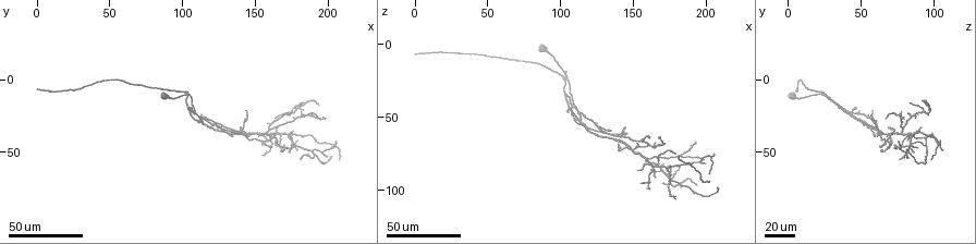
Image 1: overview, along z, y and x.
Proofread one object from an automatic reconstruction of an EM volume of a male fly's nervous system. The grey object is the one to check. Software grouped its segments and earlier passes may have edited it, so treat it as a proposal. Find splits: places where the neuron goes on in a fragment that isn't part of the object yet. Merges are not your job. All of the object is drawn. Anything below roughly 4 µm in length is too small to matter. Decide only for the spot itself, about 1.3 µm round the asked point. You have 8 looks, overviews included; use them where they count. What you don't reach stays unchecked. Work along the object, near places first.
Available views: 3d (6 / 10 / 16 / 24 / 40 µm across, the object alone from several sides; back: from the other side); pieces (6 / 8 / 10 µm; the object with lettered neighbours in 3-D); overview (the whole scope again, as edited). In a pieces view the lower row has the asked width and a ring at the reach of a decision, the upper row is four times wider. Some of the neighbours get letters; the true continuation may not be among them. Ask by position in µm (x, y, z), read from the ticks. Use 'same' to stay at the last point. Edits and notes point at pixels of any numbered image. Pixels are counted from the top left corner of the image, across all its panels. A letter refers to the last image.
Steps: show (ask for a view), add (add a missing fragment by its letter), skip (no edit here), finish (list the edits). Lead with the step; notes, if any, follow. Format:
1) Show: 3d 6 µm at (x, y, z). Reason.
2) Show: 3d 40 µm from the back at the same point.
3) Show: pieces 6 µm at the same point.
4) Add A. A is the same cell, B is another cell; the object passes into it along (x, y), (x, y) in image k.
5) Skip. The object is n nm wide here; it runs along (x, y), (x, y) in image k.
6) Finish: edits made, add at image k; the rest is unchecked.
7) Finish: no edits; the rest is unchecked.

Show: 3d 40 µm at (182, 56, 76). Branch stops here.

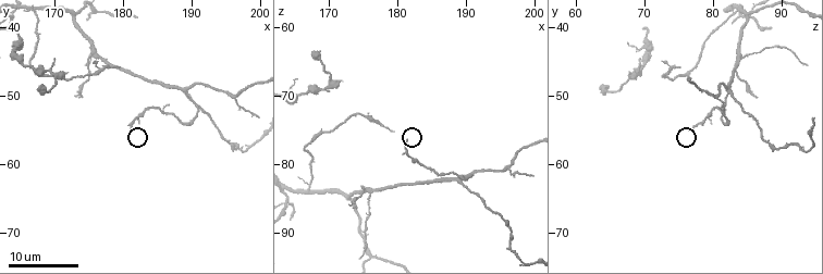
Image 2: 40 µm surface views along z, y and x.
Show: pieces 6 µm at (181.5, 54.5, 76.5).

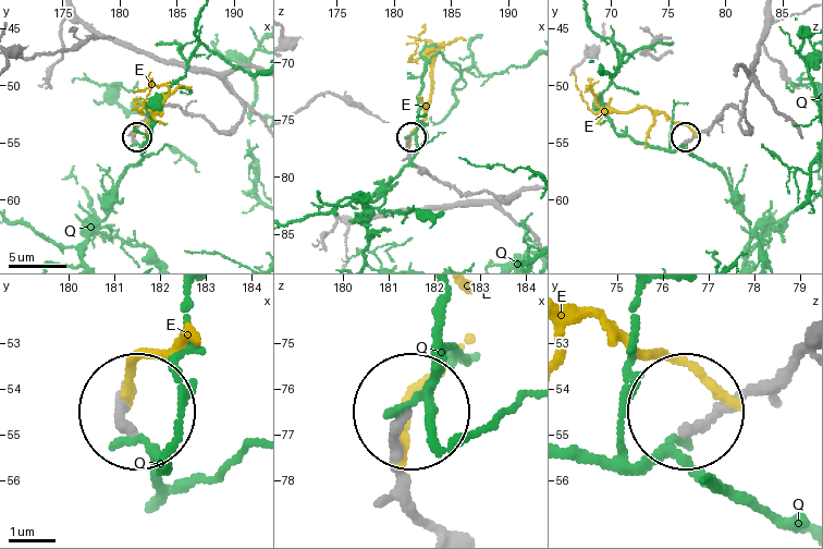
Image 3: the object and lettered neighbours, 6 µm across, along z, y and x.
Skip. E and Q are other cells; it runs along (798, 342), (686, 424) in image 3; none of them fits.

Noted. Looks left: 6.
Show: 3d 40 µm at (194, 28, 66). End of a long branch.

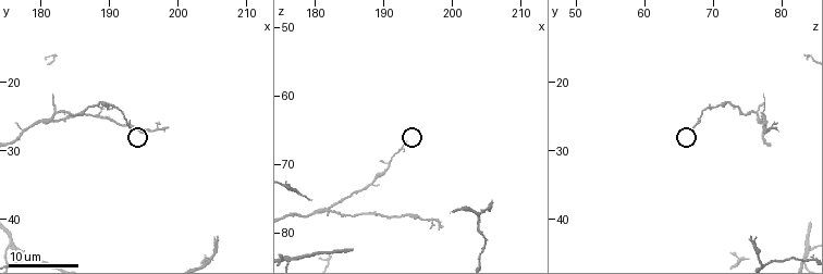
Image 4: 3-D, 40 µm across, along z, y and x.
Show: 3d 6 µm at (193.0, 27.0, 67.0).

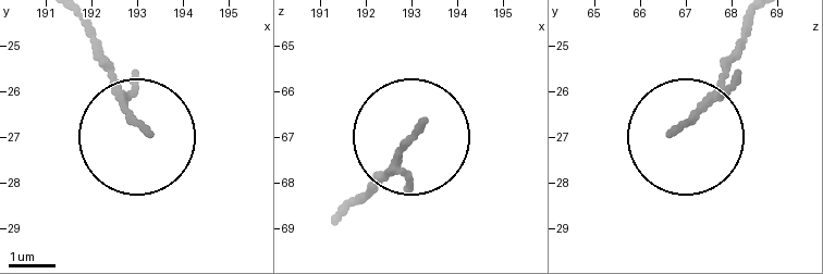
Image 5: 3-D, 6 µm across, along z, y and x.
Show: pieces 8 µm at (193.15, 26.85, 66.80).

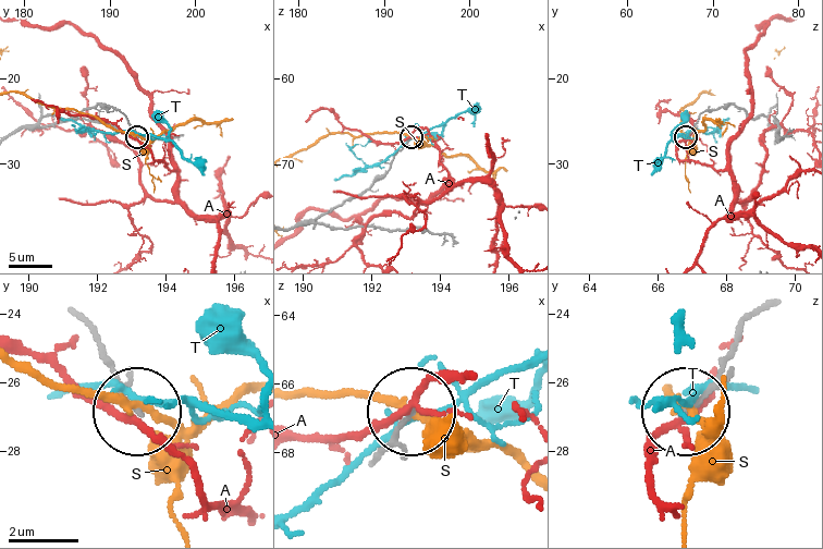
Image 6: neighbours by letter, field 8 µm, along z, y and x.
Skip. A, S and T are other cells; it runs along (375, 458), (407, 411) in image 6; none of them fits.

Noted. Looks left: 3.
Show: 3d 40 µm at (204, 54, 94). An open end.

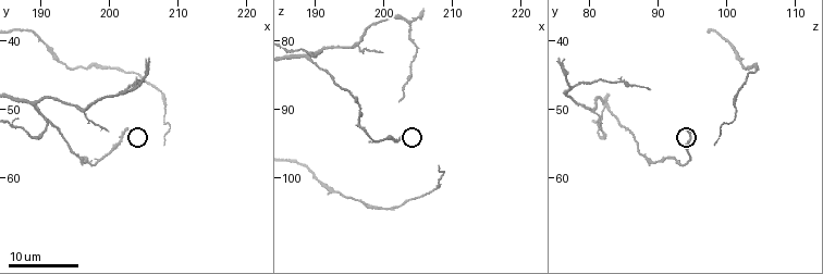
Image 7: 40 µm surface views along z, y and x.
Show: pieces 10 µm at (202.5, 53.0, 94.0).

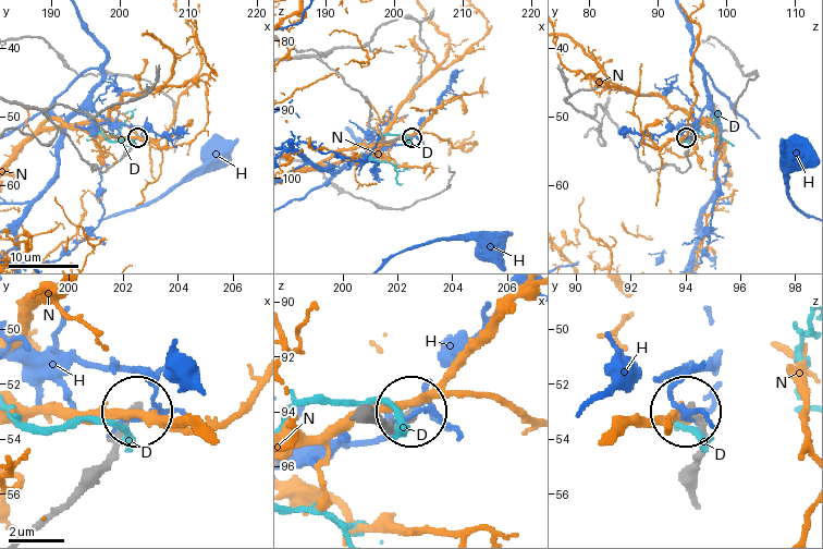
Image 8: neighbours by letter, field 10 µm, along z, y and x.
Skip. The object is 290 nm wide here; D, H and N are other cells; it runs along (68, 135), (91, 167), (103, 171), (136, 137) in image 8; none of them fits.

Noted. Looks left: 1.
Finish: no edits; the rest is unchecked.

